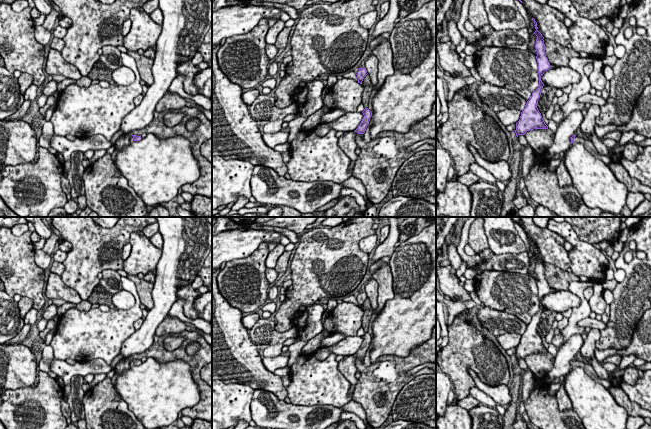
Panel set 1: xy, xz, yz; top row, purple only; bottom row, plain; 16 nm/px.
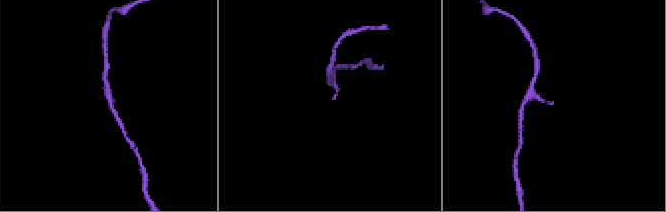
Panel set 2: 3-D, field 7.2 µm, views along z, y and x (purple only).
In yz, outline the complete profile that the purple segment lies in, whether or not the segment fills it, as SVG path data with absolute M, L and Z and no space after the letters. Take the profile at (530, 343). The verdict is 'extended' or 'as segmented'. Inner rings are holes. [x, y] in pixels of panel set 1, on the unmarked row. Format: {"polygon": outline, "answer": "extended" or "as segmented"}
{"polygon": "M532 242L535 248L536 255L534 258L537 260L535 272L537 275L537 287L538 287L538 298L539 298L539 311L532 317L532 320L527 325L525 332L521 336L519 345L516 347L516 360L525 359L527 355L534 353L548 353L548 350L545 348L541 337L537 332L537 327L542 317L544 307L541 304L541 300L545 295L551 292L548 282L545 279L545 268L544 261L537 254L537 246Z", "answer": "as segmented"}

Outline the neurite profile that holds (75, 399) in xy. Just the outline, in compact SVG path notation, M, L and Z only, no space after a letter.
M75 375L71 378L71 390L67 395L67 402L71 411L71 422L77 423L79 420L85 419L85 412L83 406L83 398L85 392L83 391L84 377Z

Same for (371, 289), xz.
M370 279L365 286L365 292L370 300L371 308L375 310L378 307L378 283L374 279Z

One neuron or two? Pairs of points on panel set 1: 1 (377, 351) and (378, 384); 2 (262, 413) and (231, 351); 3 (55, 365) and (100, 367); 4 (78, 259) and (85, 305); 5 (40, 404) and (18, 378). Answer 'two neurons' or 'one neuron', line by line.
1: two neurons
2: two neurons
3: one neuron
4: two neurons
5: two neurons

